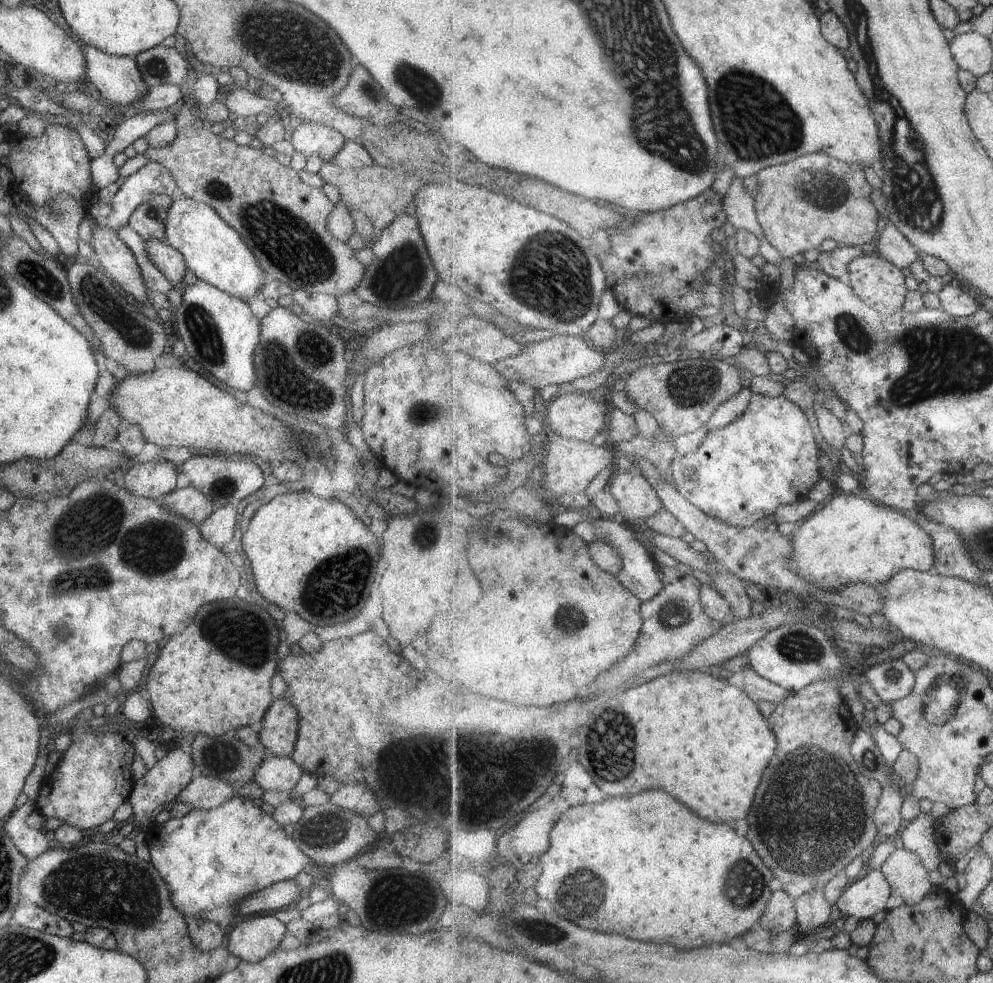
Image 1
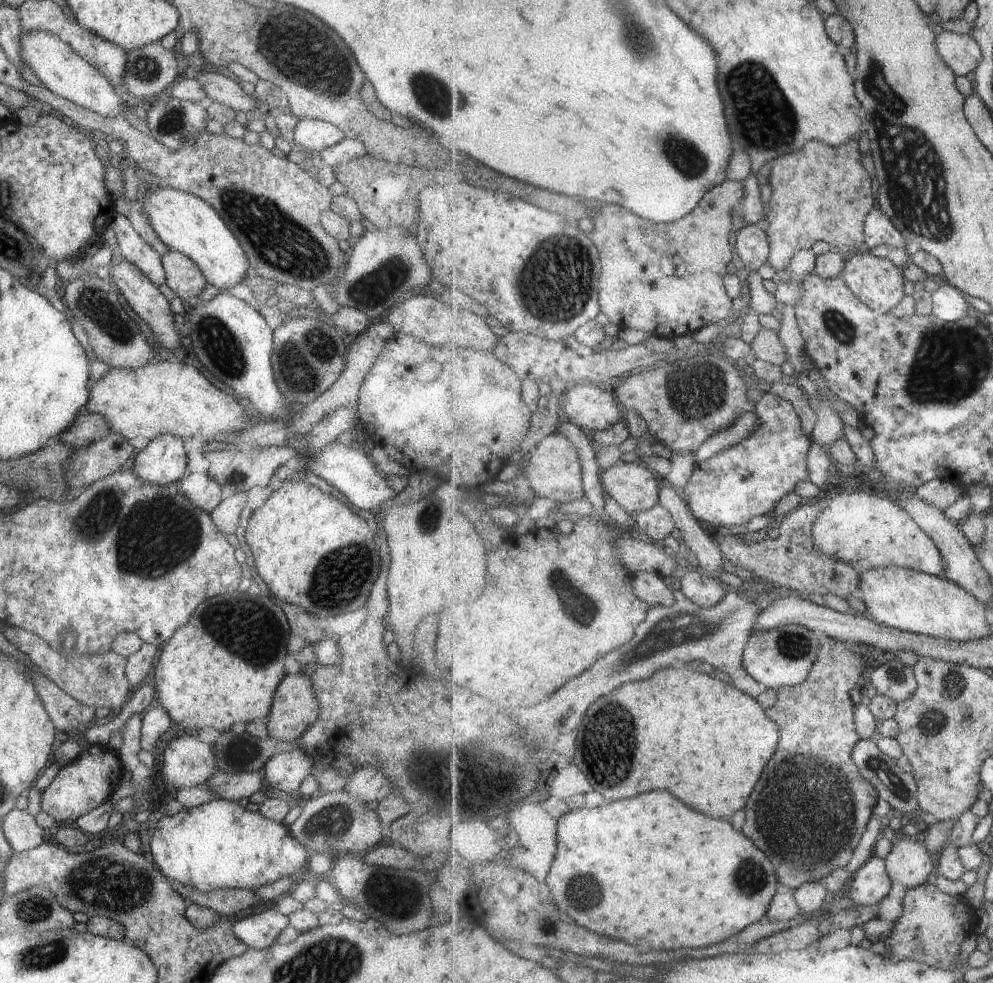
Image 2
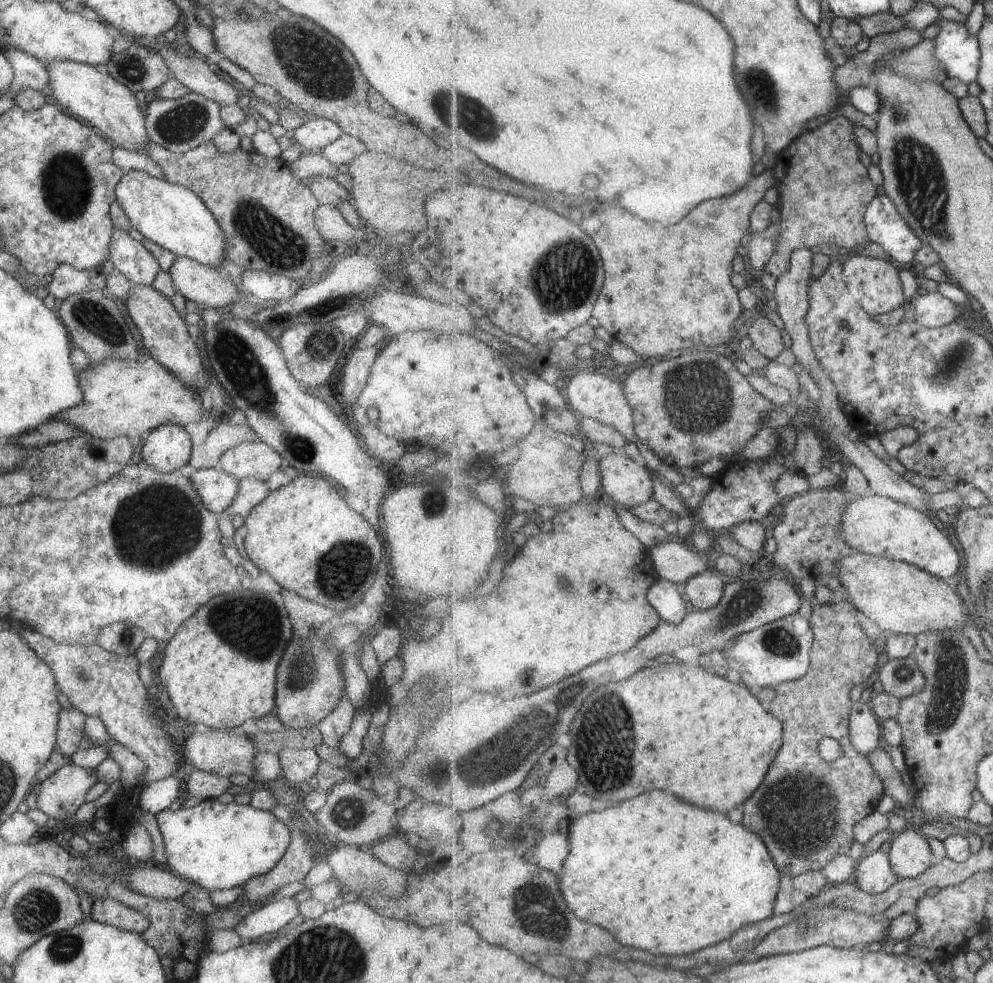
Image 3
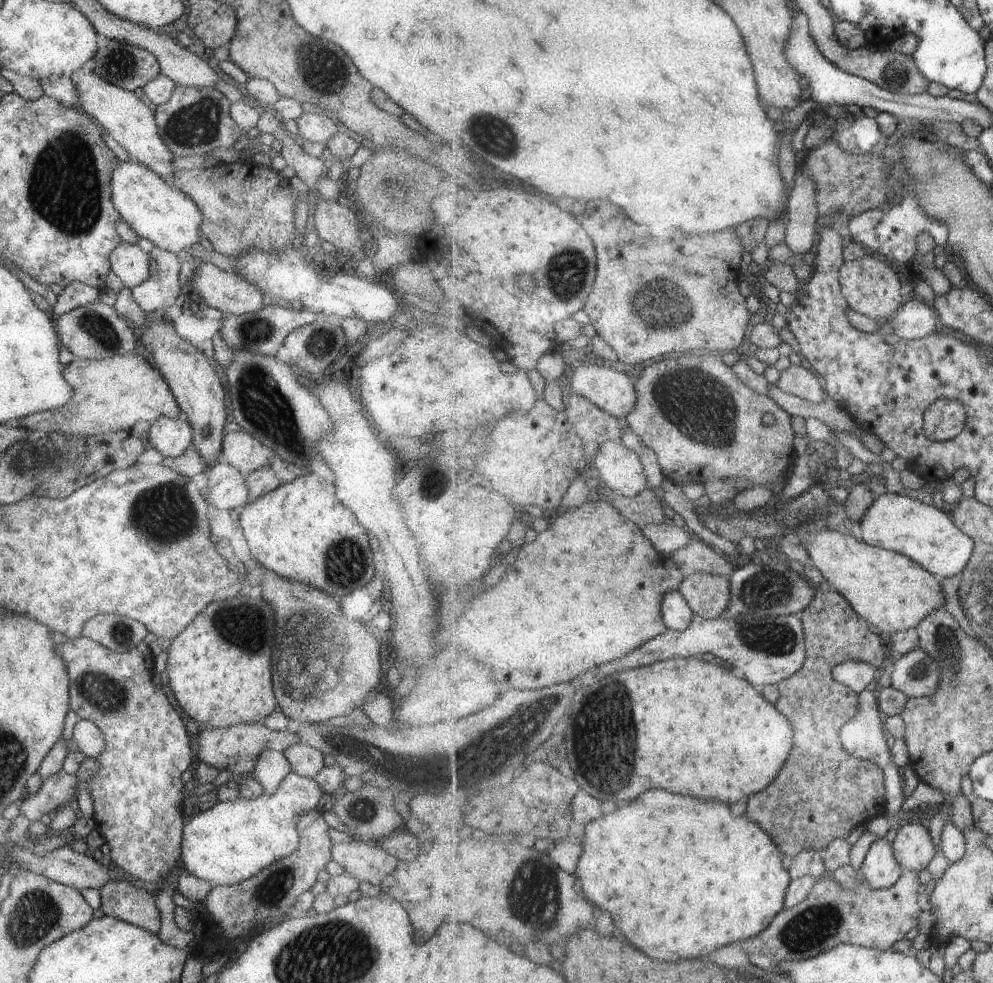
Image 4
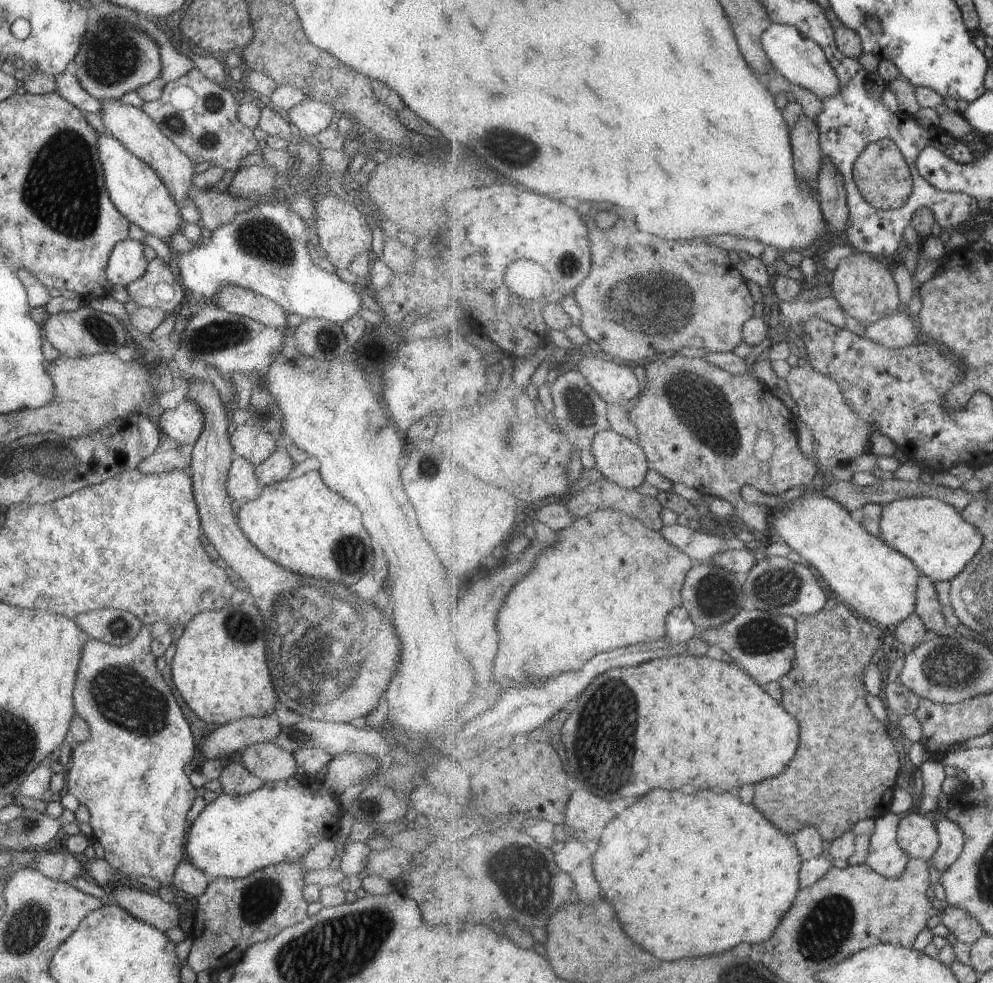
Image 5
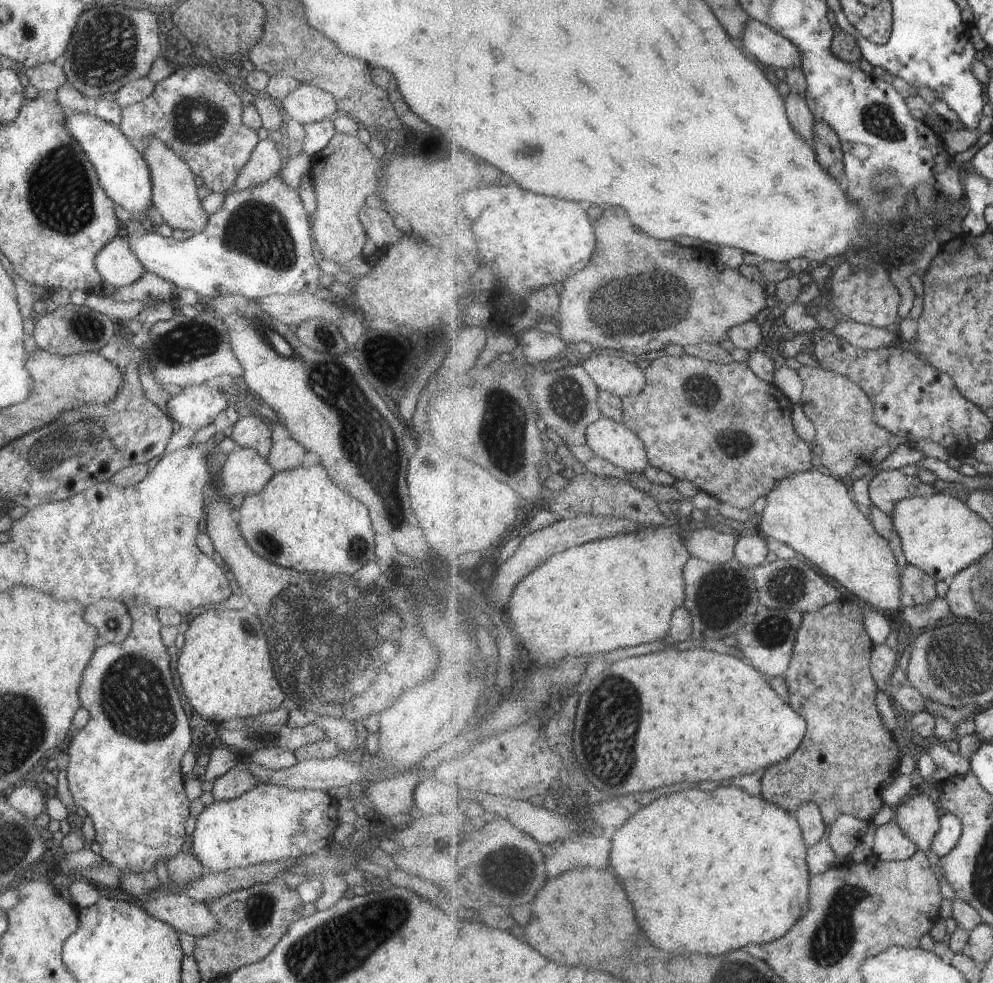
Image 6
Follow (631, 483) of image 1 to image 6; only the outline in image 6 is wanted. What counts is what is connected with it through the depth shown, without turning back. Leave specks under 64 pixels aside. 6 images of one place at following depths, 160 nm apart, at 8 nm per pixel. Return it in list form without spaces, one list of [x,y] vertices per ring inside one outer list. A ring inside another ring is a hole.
[[[603,416],[587,431],[588,445],[601,457],[627,474],[647,470],[648,452],[645,443],[623,423]]]

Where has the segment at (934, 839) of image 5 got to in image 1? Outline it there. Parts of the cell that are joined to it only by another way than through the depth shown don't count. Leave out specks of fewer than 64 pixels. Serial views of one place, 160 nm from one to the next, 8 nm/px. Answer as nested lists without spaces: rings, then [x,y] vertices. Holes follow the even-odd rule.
[[[897,849],[893,852],[881,867],[881,871],[890,881],[892,890],[898,893],[905,903],[921,903],[935,887],[922,858],[909,849]]]

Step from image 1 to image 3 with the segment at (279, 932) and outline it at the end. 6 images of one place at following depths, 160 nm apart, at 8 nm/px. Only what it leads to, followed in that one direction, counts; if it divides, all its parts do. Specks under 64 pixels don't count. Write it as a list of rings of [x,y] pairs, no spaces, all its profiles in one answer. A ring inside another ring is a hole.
[[[291,898],[277,900],[253,909],[234,925],[232,930],[237,932],[241,942],[267,939],[298,913],[298,904]]]

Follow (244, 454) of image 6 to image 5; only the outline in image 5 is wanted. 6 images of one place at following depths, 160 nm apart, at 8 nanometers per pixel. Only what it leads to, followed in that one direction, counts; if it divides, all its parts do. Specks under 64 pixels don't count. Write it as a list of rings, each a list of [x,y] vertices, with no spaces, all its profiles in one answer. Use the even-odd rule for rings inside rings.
[[[234,456],[227,471],[225,488],[232,501],[242,503],[259,496],[261,486],[254,475],[254,466],[247,459]]]

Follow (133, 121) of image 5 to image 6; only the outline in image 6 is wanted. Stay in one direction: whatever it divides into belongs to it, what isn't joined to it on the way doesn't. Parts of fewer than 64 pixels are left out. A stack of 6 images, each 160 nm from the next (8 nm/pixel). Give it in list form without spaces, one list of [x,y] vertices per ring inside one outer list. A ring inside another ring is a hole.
[[[155,137],[147,139],[140,152],[150,170],[152,206],[162,216],[165,224],[172,230],[190,230],[194,234],[201,232],[208,221],[208,214],[200,207],[194,174],[189,165],[162,140]]]

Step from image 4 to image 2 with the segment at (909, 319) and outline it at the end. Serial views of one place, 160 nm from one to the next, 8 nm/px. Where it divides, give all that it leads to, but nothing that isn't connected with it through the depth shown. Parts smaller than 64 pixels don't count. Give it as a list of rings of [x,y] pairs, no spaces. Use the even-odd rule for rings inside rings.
[[[951,283],[940,286],[932,292],[933,312],[941,320],[957,322],[967,316],[970,304],[963,291]]]

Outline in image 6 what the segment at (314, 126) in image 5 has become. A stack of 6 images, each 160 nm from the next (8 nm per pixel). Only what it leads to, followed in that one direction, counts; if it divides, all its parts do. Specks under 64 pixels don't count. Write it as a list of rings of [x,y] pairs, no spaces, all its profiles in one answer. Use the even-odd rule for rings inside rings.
[[[298,83],[281,102],[286,116],[301,125],[333,118],[338,110],[331,93],[309,83]]]

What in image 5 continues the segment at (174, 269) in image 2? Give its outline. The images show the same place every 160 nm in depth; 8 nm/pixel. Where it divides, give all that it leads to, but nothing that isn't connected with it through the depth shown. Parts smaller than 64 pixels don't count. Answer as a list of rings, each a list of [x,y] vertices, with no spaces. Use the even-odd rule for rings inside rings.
[[[223,285],[215,292],[210,302],[218,309],[234,315],[241,315],[270,327],[285,327],[287,312],[284,311],[283,308],[278,304],[275,304],[272,300],[269,300],[256,292],[247,290],[246,288],[241,288],[240,286]]]

